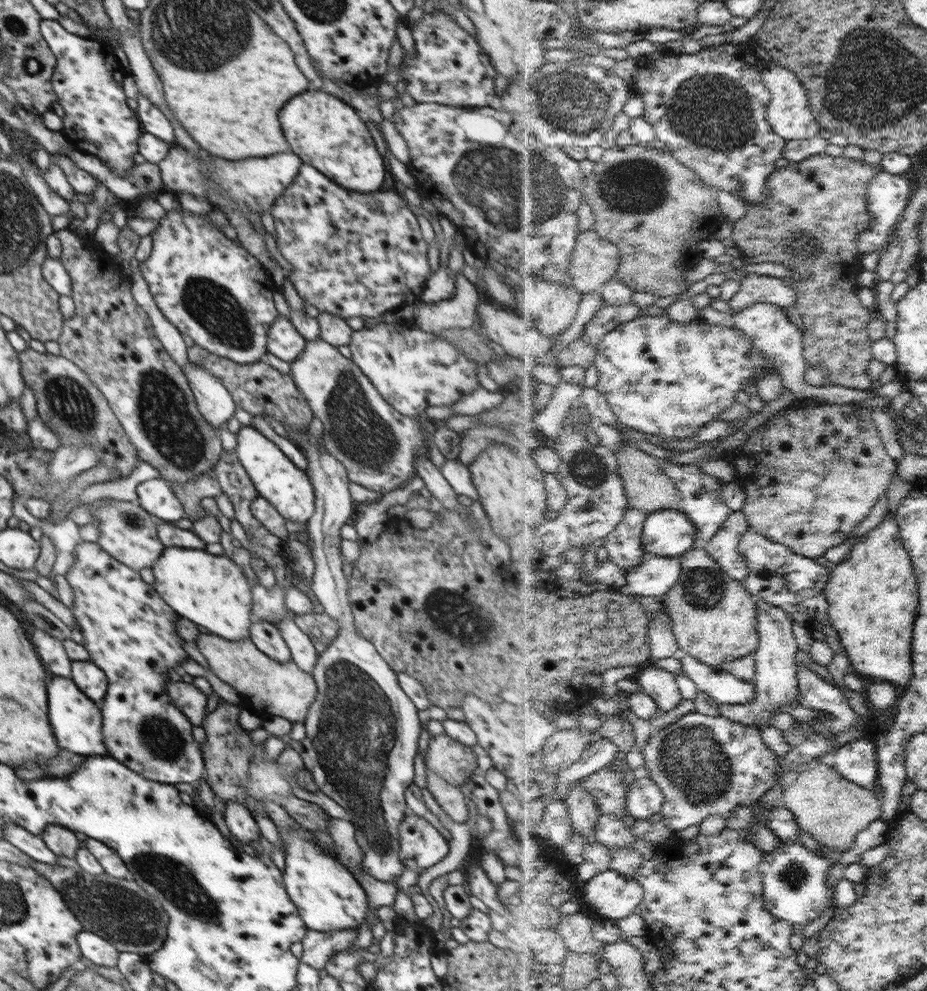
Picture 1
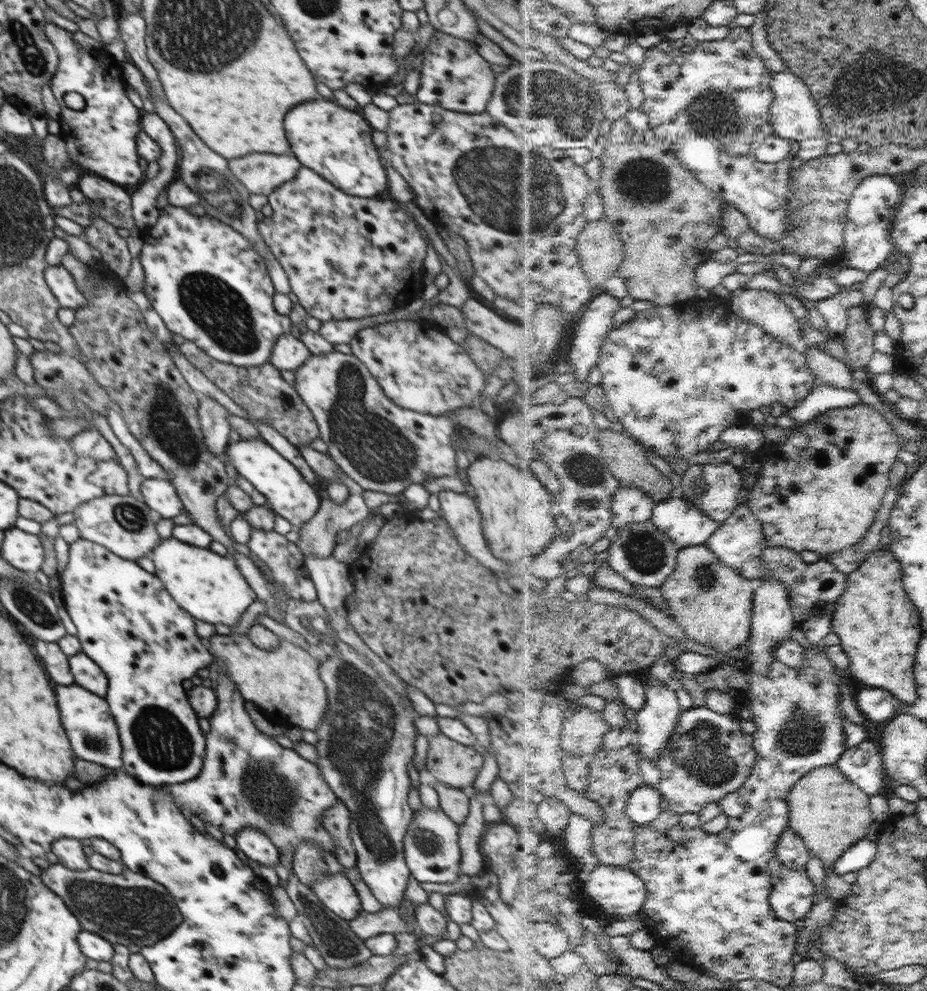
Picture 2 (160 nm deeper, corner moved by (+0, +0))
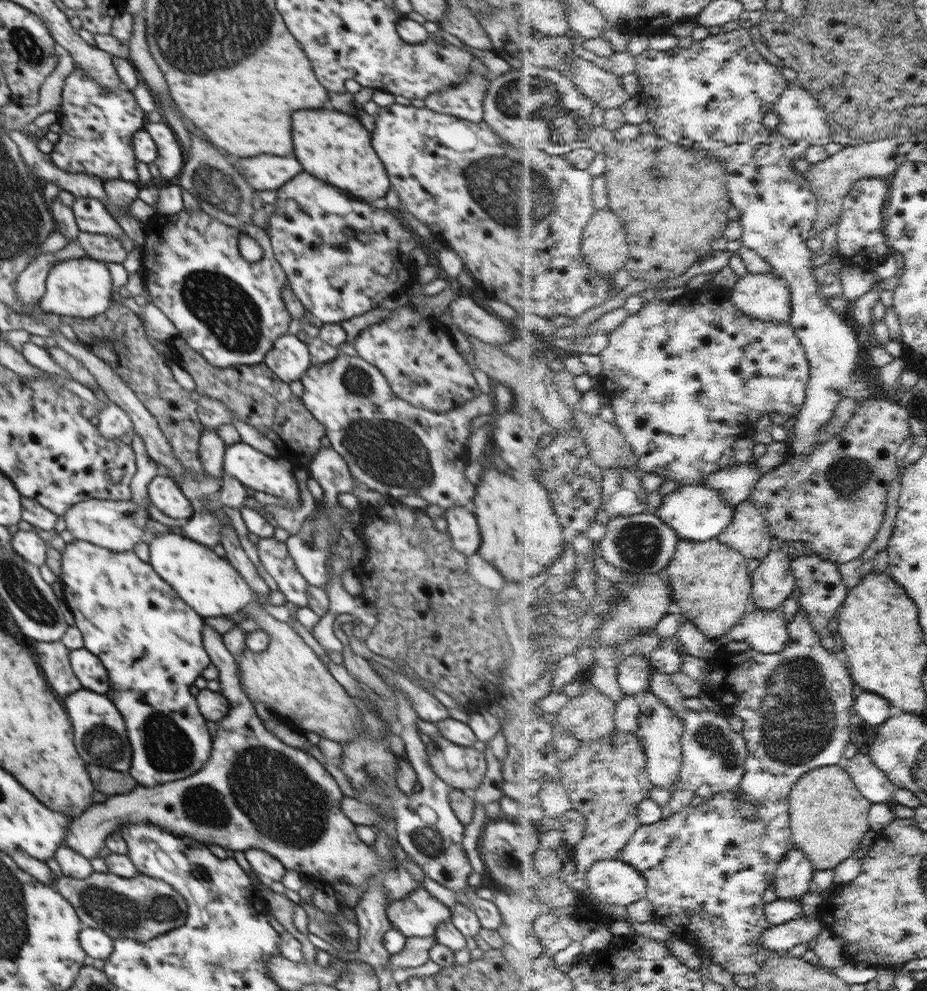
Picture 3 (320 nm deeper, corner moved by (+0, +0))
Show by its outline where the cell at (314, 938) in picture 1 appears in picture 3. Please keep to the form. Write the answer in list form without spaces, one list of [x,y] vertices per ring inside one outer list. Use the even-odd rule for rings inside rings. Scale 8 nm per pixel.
[[[418,887],[402,901],[394,901],[386,908],[386,918],[390,921],[391,928],[402,931],[404,936],[423,937],[435,936],[437,926],[441,922],[451,921],[451,909],[439,902],[424,887]]]

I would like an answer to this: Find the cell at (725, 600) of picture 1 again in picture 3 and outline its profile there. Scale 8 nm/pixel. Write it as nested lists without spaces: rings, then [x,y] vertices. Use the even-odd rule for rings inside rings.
[[[682,536],[672,562],[661,572],[661,575],[673,584],[677,610],[692,618],[702,632],[715,639],[724,638],[744,618],[748,610],[750,594],[755,586],[746,555],[719,538],[700,542]]]

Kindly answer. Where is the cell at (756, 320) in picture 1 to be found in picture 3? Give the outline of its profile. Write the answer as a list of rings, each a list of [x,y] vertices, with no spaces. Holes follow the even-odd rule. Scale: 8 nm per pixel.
[[[776,272],[747,273],[738,281],[731,296],[736,306],[748,316],[778,324],[792,323],[795,310],[792,288],[788,279]]]

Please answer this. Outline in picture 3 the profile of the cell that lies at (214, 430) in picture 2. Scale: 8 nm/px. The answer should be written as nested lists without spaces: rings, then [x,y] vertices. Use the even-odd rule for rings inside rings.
[[[217,431],[201,432],[198,454],[207,477],[215,479],[223,474],[226,447]]]

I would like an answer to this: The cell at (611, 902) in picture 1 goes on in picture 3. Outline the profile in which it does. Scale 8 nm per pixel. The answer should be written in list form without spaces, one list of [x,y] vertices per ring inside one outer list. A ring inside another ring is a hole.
[[[621,858],[595,862],[588,883],[597,900],[617,908],[626,908],[649,896],[648,877]]]

